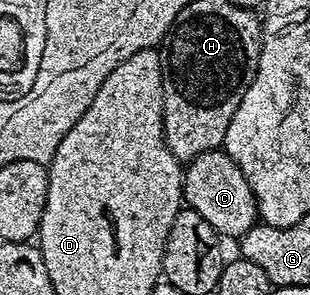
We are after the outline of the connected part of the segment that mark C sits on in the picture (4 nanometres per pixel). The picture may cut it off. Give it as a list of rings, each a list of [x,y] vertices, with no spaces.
[[[223,149],[207,151],[187,164],[184,171],[183,202],[193,211],[197,211],[221,237],[239,237],[248,232],[258,221],[256,214],[256,198],[242,177],[242,169],[234,165],[234,161]]]

